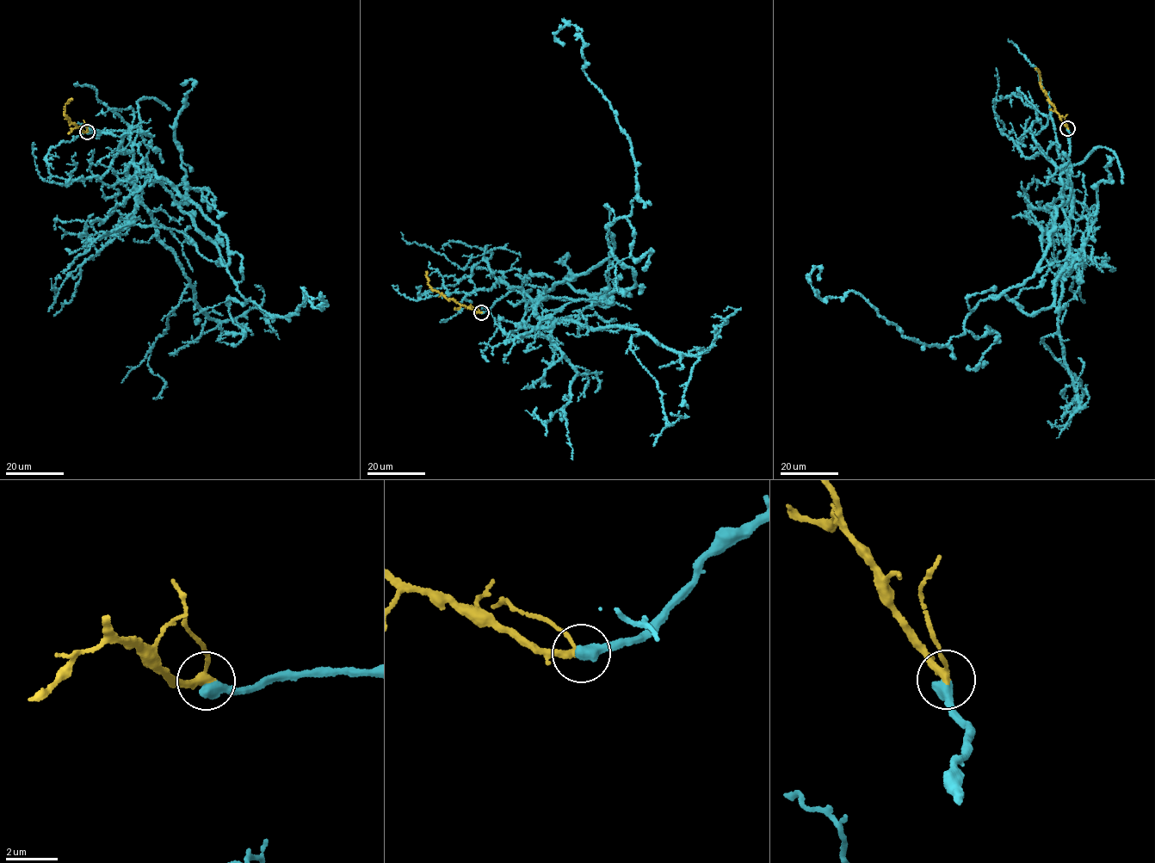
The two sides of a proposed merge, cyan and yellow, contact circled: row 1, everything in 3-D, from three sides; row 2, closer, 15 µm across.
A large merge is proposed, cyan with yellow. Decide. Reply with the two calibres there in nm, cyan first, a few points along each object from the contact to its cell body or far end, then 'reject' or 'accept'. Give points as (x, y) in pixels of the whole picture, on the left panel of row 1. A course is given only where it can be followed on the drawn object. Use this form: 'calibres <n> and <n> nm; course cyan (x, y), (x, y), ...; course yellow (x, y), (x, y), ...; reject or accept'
calibres 500 and 260 nm; course cyan (87, 132), (125, 132), (138, 166), (218, 226), (247, 299), (274, 317), (304, 292), (327, 305), (305, 302); course yellow (87, 132), (70, 122), (64, 113), (66, 103), (72, 98); accept

